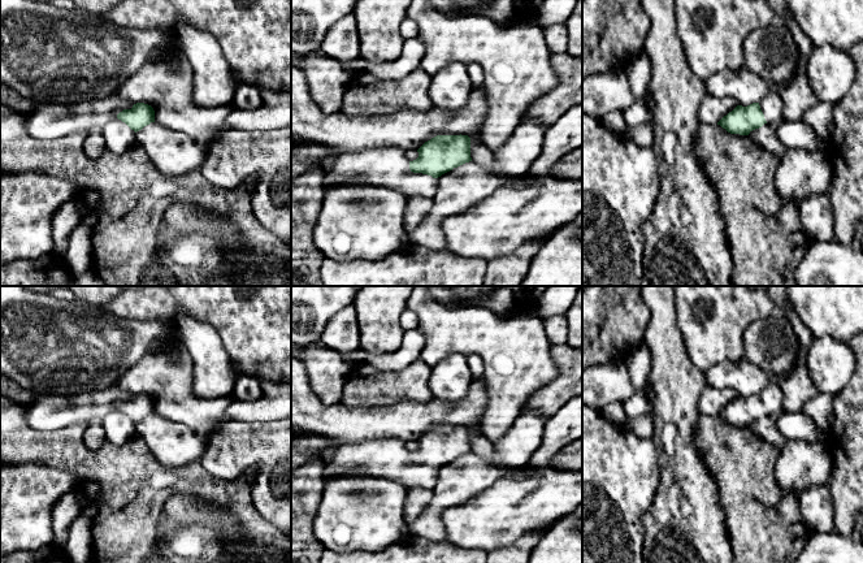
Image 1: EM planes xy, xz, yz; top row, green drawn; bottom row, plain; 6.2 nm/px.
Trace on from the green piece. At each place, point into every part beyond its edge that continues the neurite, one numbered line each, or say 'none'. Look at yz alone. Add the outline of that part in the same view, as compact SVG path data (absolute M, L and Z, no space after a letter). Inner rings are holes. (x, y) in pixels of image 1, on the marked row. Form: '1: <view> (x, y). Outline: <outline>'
1: yz (771, 105). Outline: M769 92L760 103L760 109L767 122L781 120L782 117L782 101L780 95Z

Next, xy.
1: xy (47, 120). Outline: M112 95L104 99L92 99L71 104L39 103L29 113L29 133L38 139L56 139L77 131L88 133L92 129L103 130L123 109L131 109L134 103Z

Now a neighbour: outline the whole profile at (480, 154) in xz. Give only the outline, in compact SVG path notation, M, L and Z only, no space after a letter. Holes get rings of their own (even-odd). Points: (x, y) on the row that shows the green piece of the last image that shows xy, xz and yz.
M481 133L468 135L470 138L470 157L472 161L483 166L493 168L494 166L494 155L493 151L486 147L486 144L481 140Z

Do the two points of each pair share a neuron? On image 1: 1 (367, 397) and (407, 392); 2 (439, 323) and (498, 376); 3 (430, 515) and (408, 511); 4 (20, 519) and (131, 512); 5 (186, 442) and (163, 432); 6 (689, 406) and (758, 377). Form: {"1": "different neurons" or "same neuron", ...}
{"1": "same neuron", "2": "same neuron", "3": "different neurons", "4": "different neurons", "5": "same neuron", "6": "different neurons"}

